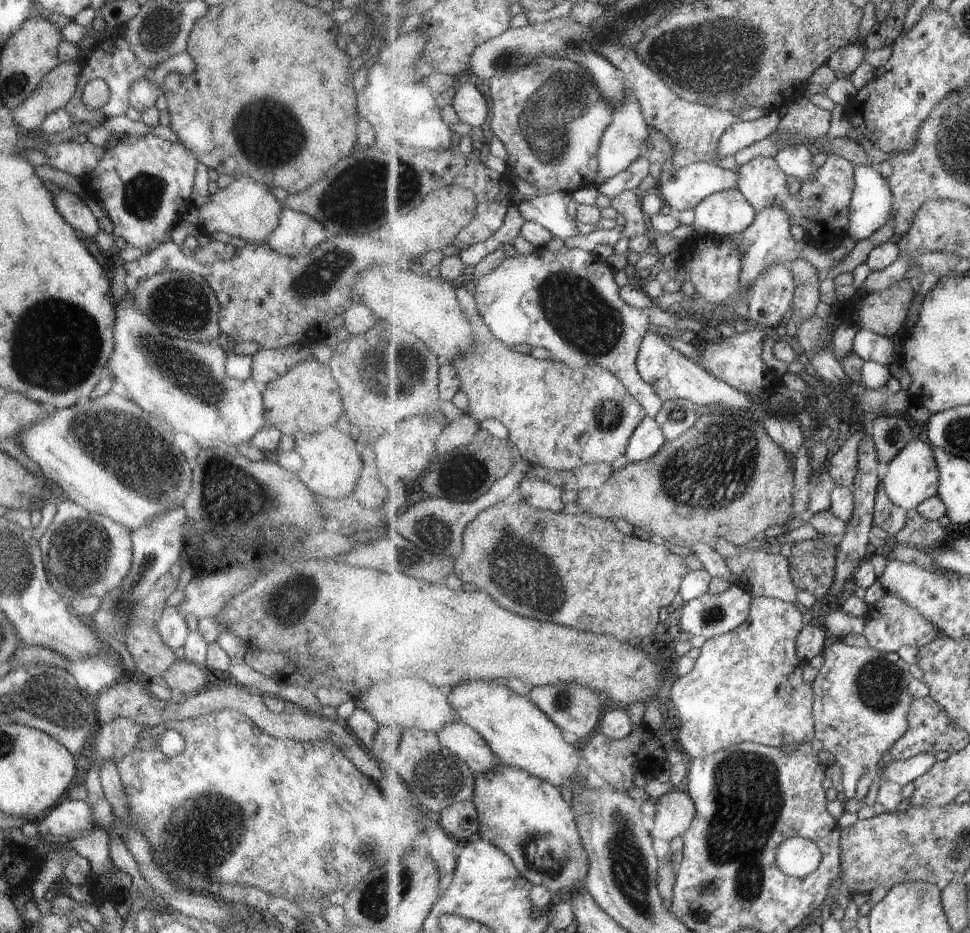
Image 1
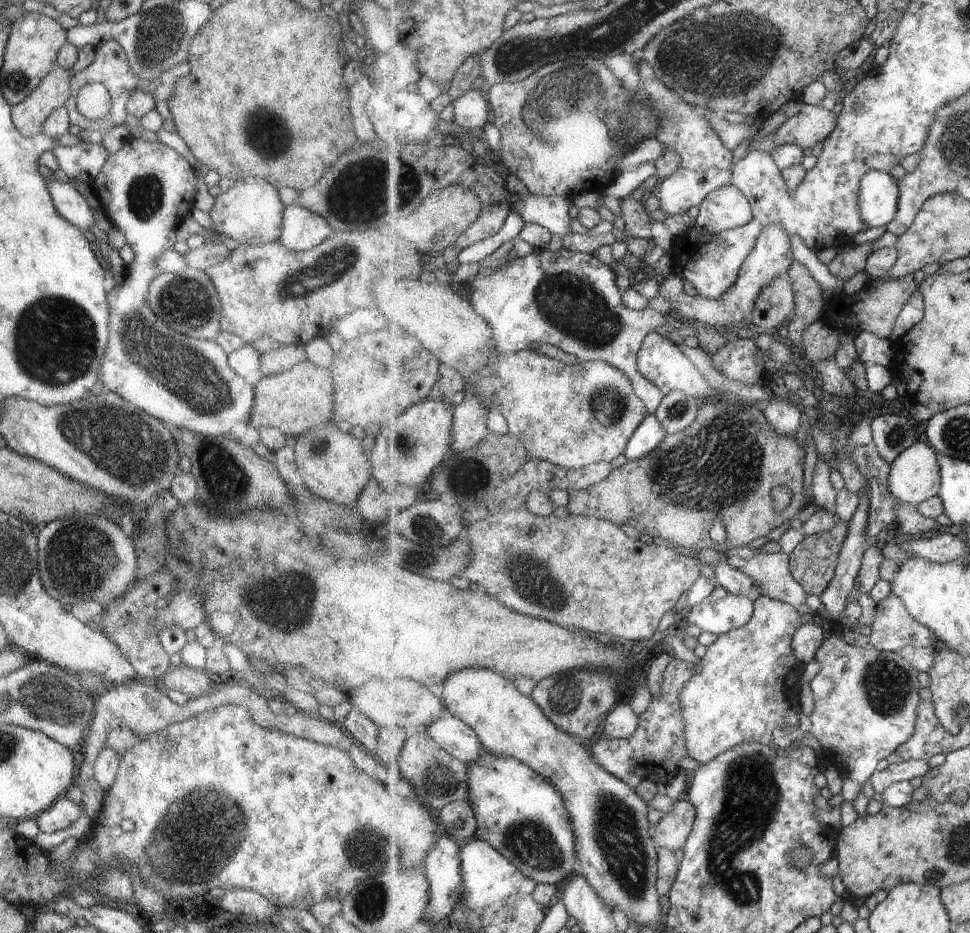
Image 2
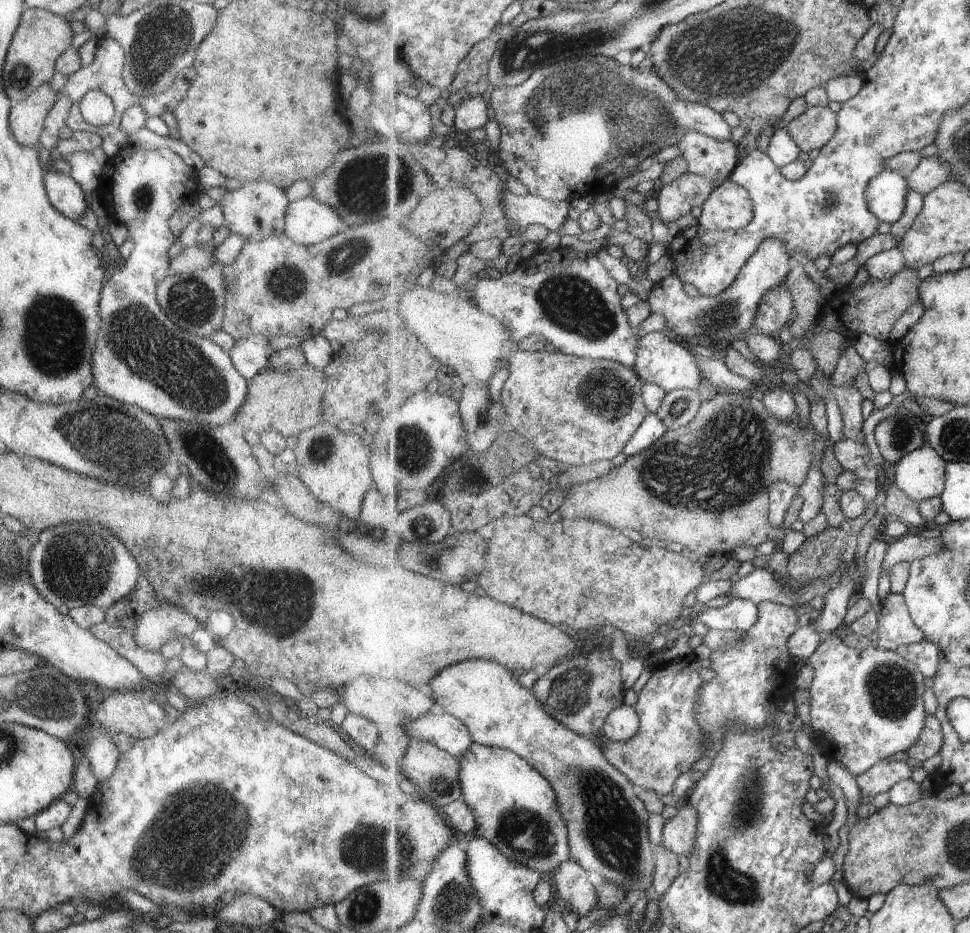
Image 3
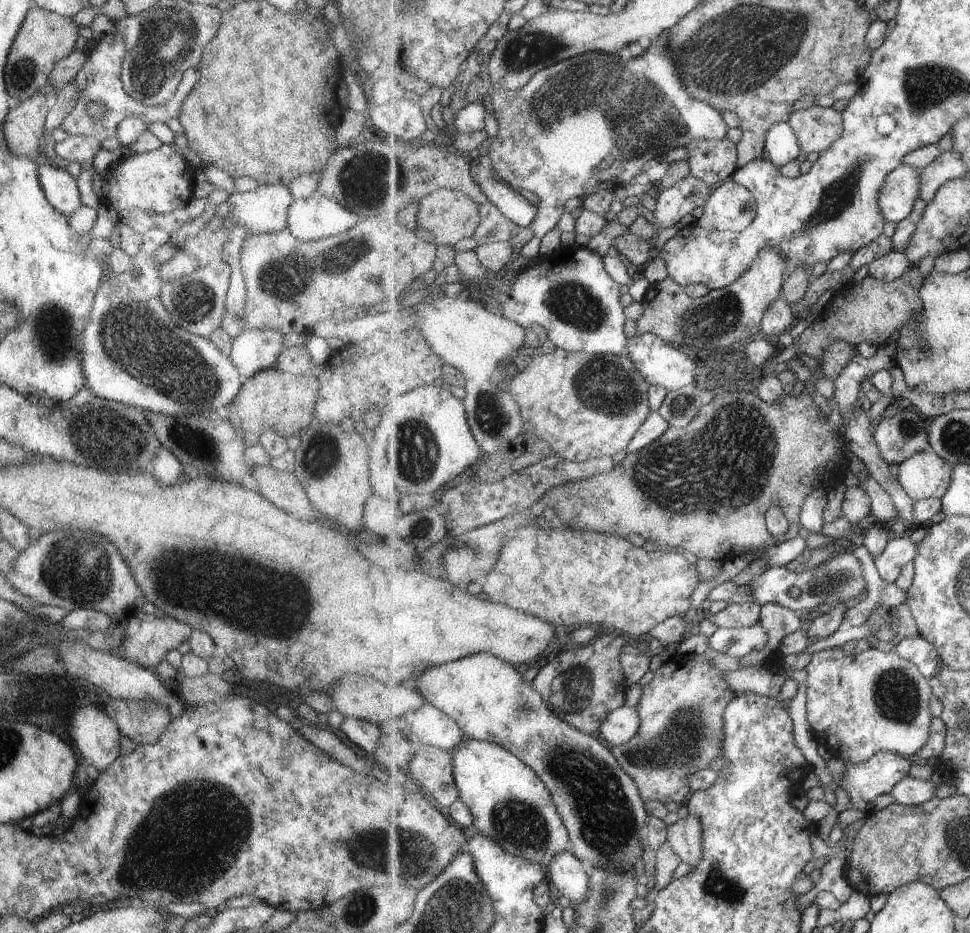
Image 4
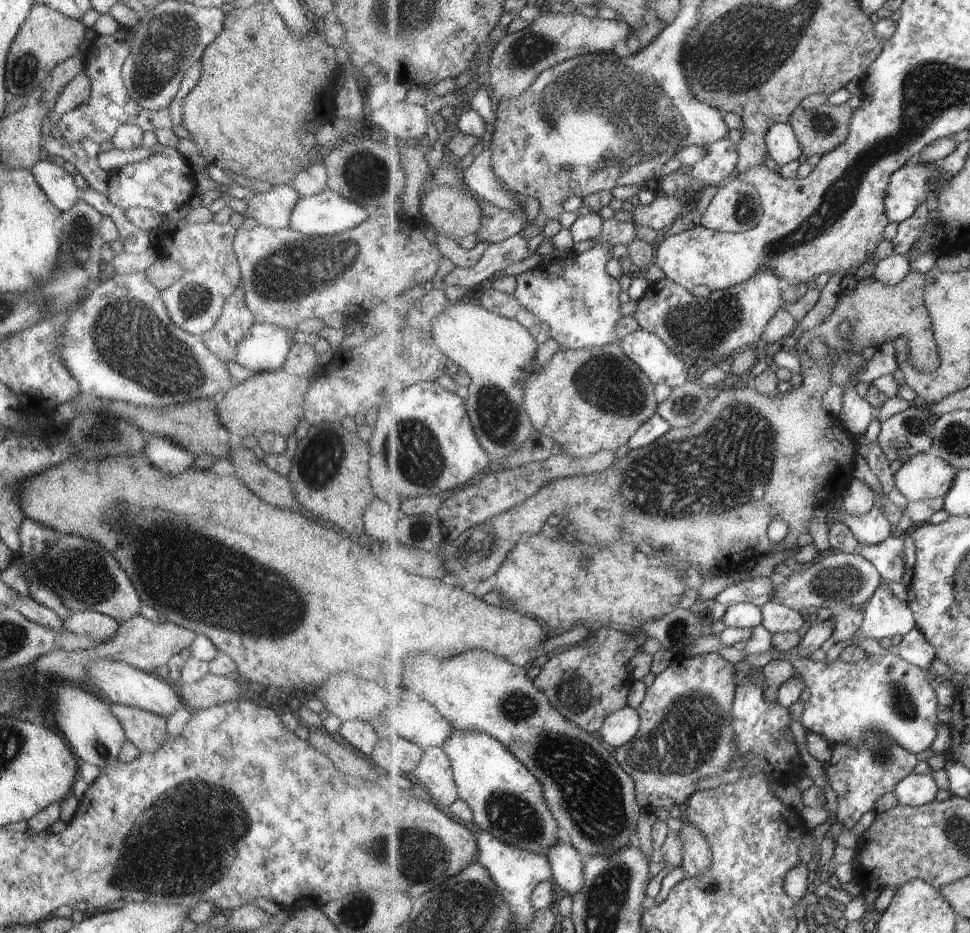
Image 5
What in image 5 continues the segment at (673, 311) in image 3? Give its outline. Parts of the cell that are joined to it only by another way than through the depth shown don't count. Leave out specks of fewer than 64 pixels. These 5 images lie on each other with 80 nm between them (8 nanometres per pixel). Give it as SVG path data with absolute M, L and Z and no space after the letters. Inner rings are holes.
M767 266L747 283L715 291L706 297L693 296L689 289L665 276L664 279L649 285L649 290L645 292L645 296L636 304L633 318L642 329L657 333L657 336L660 336L661 340L664 340L673 352L690 362L713 360L719 356L728 358L731 352L735 352L739 348L745 350L745 347L755 348L762 345L767 325L784 306L784 289L784 284L780 278L777 278L775 270L771 270Z

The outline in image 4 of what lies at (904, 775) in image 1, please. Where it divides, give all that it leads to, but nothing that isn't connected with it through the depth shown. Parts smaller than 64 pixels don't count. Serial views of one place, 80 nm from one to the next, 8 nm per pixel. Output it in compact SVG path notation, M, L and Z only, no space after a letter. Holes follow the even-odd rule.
M879 751L868 761L859 764L845 763L845 772L839 786L850 798L850 808L861 810L864 814L871 812L875 798L881 794L889 793L892 788L909 776L909 770L913 763L905 755L893 751Z

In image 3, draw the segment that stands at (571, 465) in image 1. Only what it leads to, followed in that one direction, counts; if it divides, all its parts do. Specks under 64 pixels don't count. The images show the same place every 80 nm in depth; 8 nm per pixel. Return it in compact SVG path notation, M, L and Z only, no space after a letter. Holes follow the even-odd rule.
M521 348L515 350L508 355L504 362L509 367L509 377L504 382L501 390L501 400L506 404L506 410L510 416L511 428L513 431L520 432L525 435L533 444L540 450L541 456L564 462L568 465L588 465L597 461L610 461L619 454L624 452L625 446L636 434L637 429L644 423L645 418L651 412L648 405L644 403L644 396L642 389L644 388L644 380L640 377L635 368L629 365L621 364L617 361L607 359L592 359L589 357L578 357L577 355L570 355L555 350L554 352L544 351L524 351Z

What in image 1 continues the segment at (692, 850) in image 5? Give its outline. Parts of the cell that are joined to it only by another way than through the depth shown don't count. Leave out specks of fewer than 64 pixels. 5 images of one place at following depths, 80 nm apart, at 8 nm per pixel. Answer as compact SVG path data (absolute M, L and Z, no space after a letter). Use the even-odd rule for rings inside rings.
M683 784L672 788L672 791L661 796L661 803L655 813L655 827L651 831L657 840L671 842L673 838L684 834L696 819L696 803L684 789Z

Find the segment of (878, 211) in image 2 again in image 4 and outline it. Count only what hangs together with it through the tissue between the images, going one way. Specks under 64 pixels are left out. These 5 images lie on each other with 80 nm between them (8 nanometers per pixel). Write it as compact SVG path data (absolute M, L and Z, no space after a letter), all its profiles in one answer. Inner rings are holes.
M903 163L891 172L881 186L881 212L889 222L898 224L905 220L914 209L920 198L921 171L923 169Z

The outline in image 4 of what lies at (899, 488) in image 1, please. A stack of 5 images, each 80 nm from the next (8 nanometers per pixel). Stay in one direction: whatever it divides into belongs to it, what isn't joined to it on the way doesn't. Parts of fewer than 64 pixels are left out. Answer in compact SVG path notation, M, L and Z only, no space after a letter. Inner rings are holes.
M928 449L901 462L896 478L914 501L942 499L951 486L954 467Z

